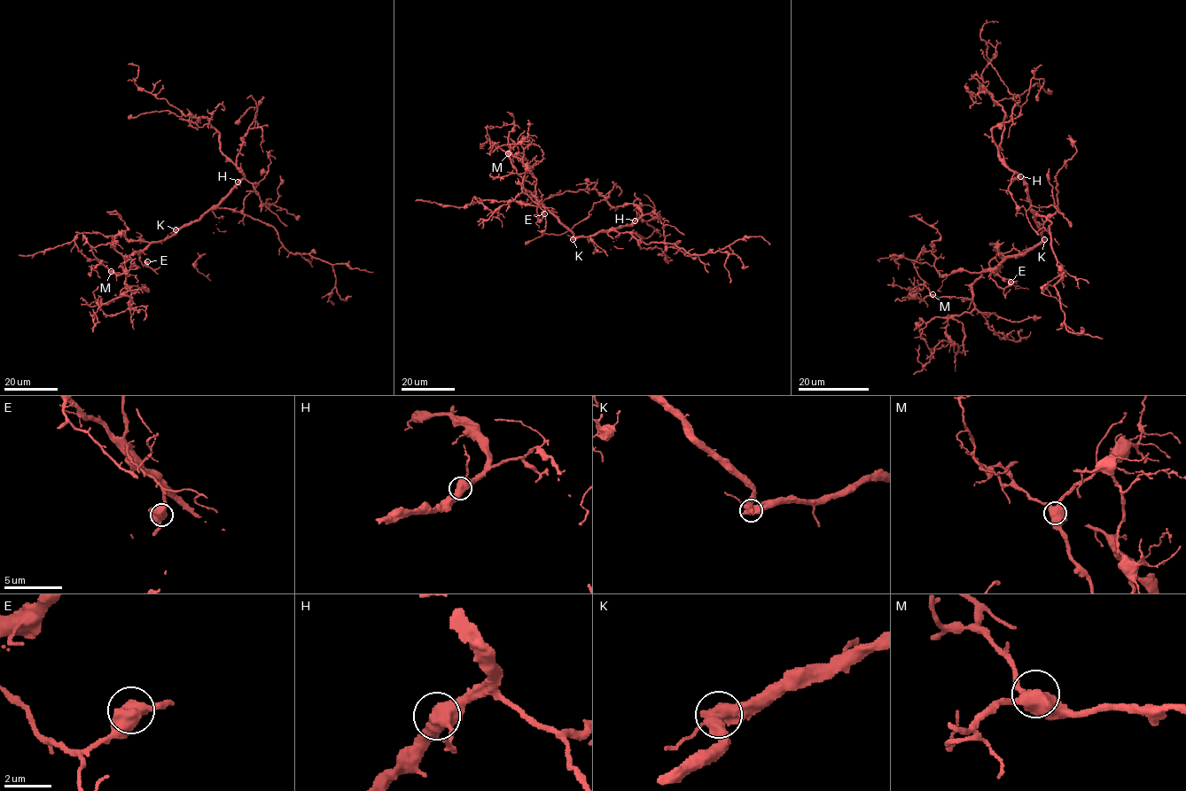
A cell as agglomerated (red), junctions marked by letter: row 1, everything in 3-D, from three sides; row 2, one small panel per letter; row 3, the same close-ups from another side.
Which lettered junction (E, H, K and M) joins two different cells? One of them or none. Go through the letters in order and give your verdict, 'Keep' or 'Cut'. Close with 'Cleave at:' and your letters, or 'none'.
E: Keep
H: Keep
K: Keep
M: Keep
Cleave at: none

